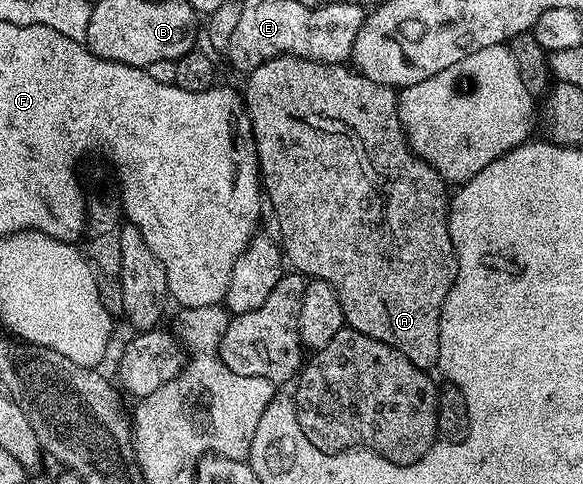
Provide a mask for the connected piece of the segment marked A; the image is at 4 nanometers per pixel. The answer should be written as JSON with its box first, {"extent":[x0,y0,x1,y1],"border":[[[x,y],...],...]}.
{"extent":[242,56,458,370],"border":[[[279,56],[273,60],[262,62],[253,72],[247,73],[248,85],[242,89],[244,107],[252,123],[252,136],[256,140],[256,156],[260,159],[260,178],[262,192],[272,203],[272,212],[276,215],[276,224],[280,227],[279,243],[283,255],[293,269],[305,278],[326,282],[336,291],[338,302],[344,311],[345,325],[370,338],[378,338],[378,342],[386,342],[386,346],[394,346],[414,366],[432,370],[439,365],[438,334],[440,333],[440,315],[446,294],[450,294],[450,286],[454,286],[454,278],[458,270],[456,251],[448,229],[448,213],[450,211],[450,192],[447,192],[445,180],[430,167],[426,160],[417,156],[408,145],[404,135],[404,127],[400,121],[400,102],[397,89],[370,82],[355,70],[348,72],[349,65],[319,64],[316,60],[307,60],[297,56]]]}

